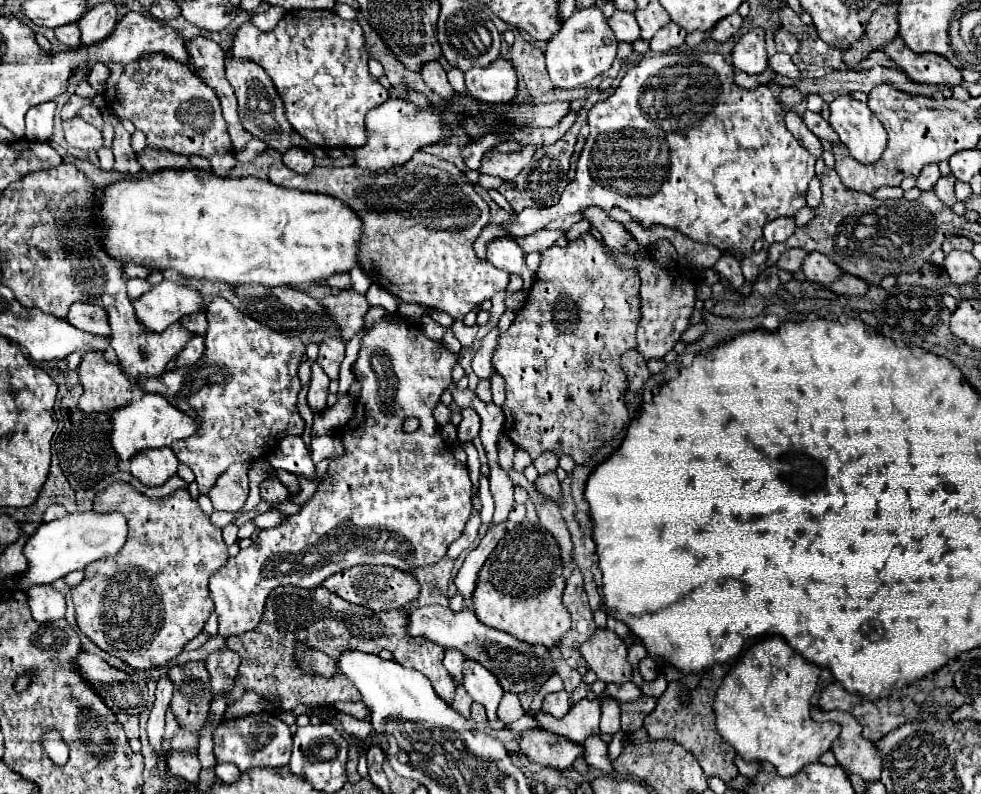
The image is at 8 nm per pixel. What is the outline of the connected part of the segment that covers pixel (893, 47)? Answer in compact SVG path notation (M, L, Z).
M896 36L892 42L884 44L878 50L888 54L898 64L898 68L904 70L908 74L908 78L914 82L948 84L948 86L956 86L962 82L960 70L956 66L952 66L944 56L932 54L932 52L928 52L928 54L910 52L910 48L906 48L906 44L902 42L900 36Z

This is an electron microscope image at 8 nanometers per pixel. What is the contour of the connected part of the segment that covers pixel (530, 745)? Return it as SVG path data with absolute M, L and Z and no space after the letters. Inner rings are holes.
M528 730L522 734L520 750L542 766L570 770L576 760L584 758L584 746L548 730Z

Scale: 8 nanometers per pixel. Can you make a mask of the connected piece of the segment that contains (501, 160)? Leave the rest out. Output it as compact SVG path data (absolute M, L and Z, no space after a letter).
M528 144L528 146L520 146L518 152L508 152L508 154L492 152L492 154L486 154L482 158L480 172L490 174L490 176L500 176L502 180L512 180L532 160L536 148L538 146Z

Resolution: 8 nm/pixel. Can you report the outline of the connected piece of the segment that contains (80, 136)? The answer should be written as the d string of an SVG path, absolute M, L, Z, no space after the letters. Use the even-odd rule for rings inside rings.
M74 116L66 120L64 124L64 136L66 142L80 150L98 150L102 146L102 132L88 122L84 122L80 116Z

